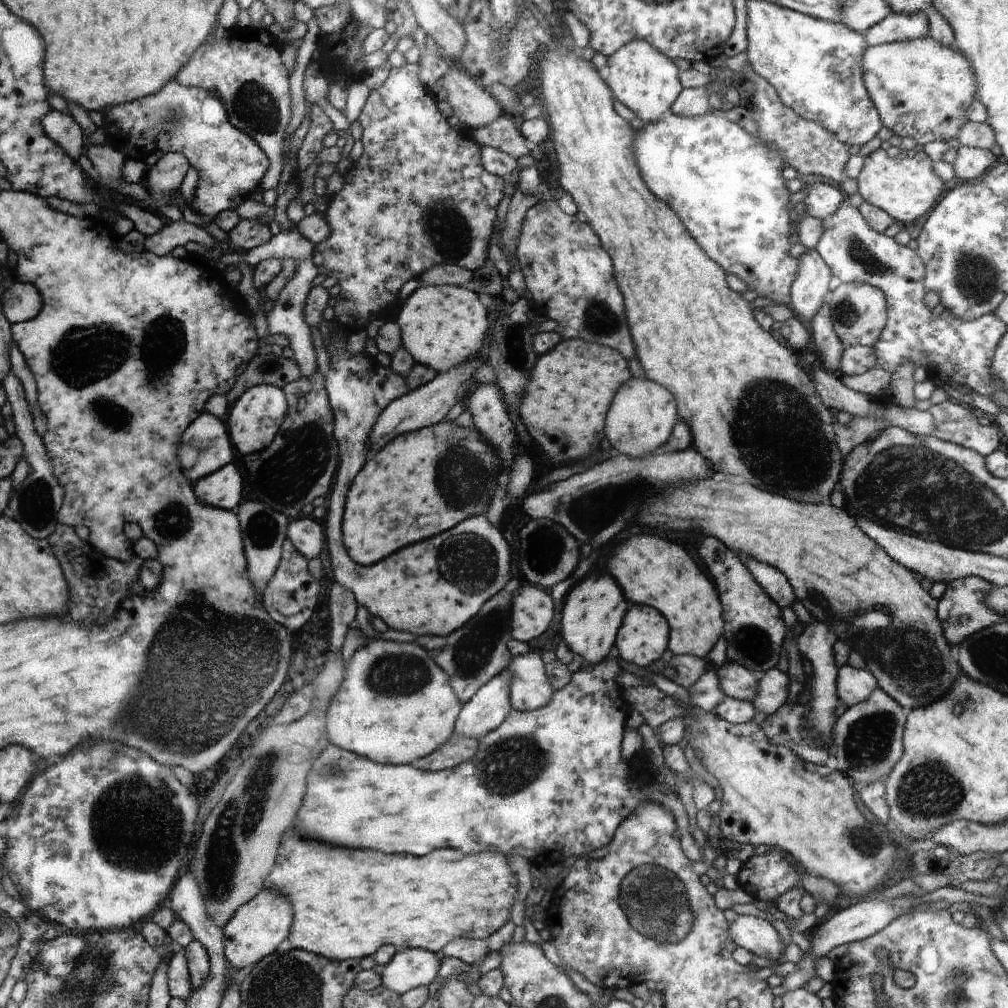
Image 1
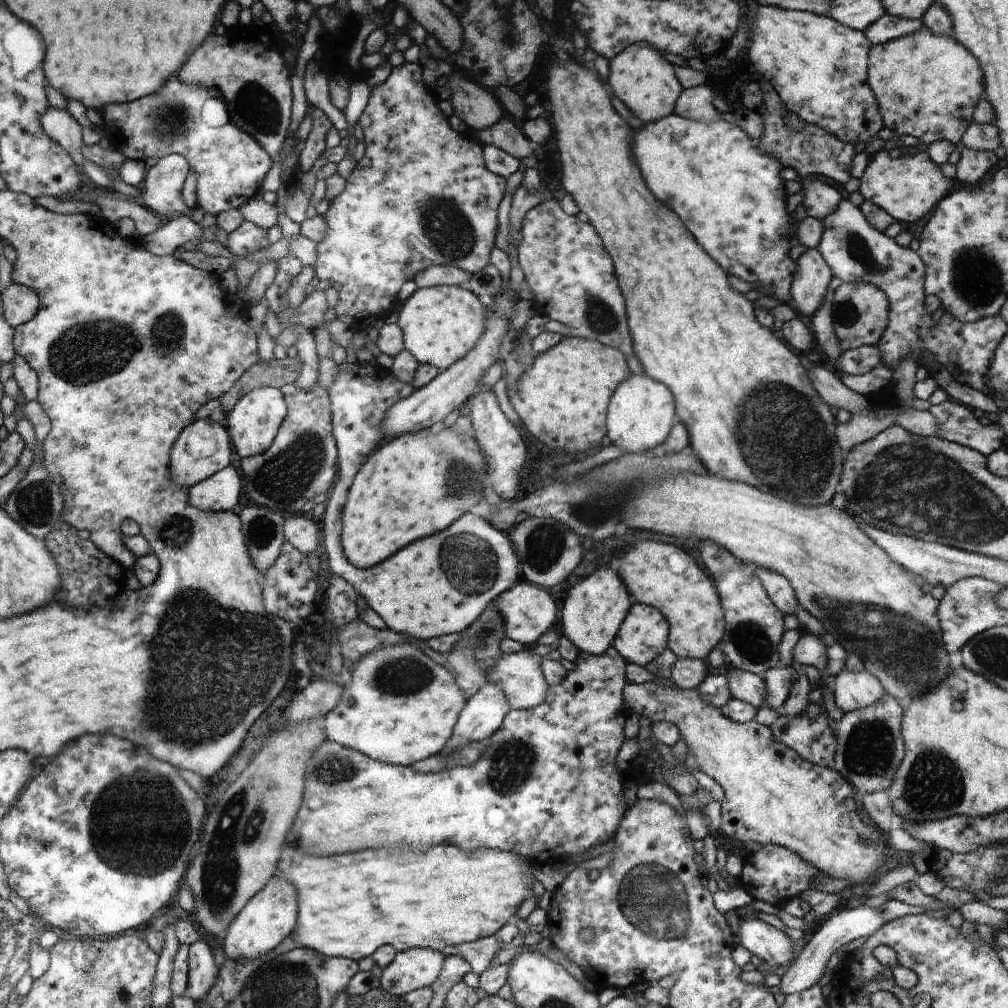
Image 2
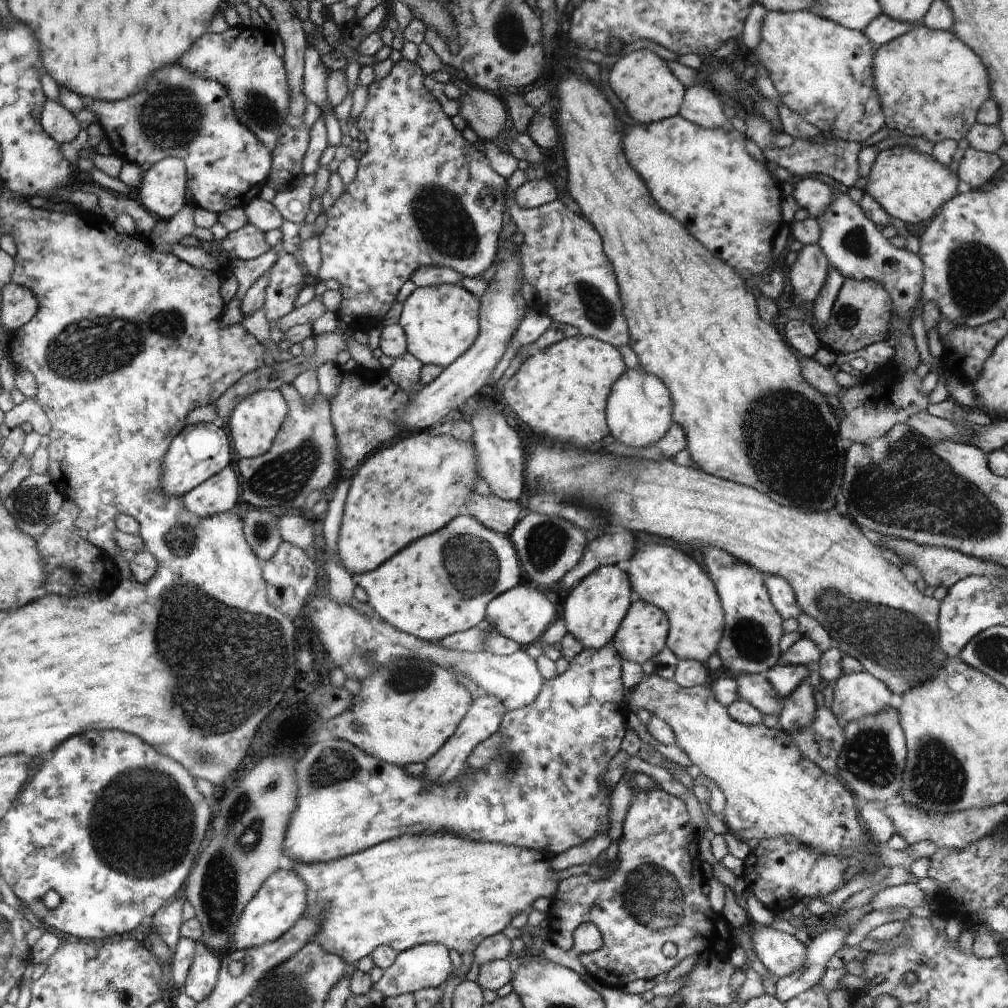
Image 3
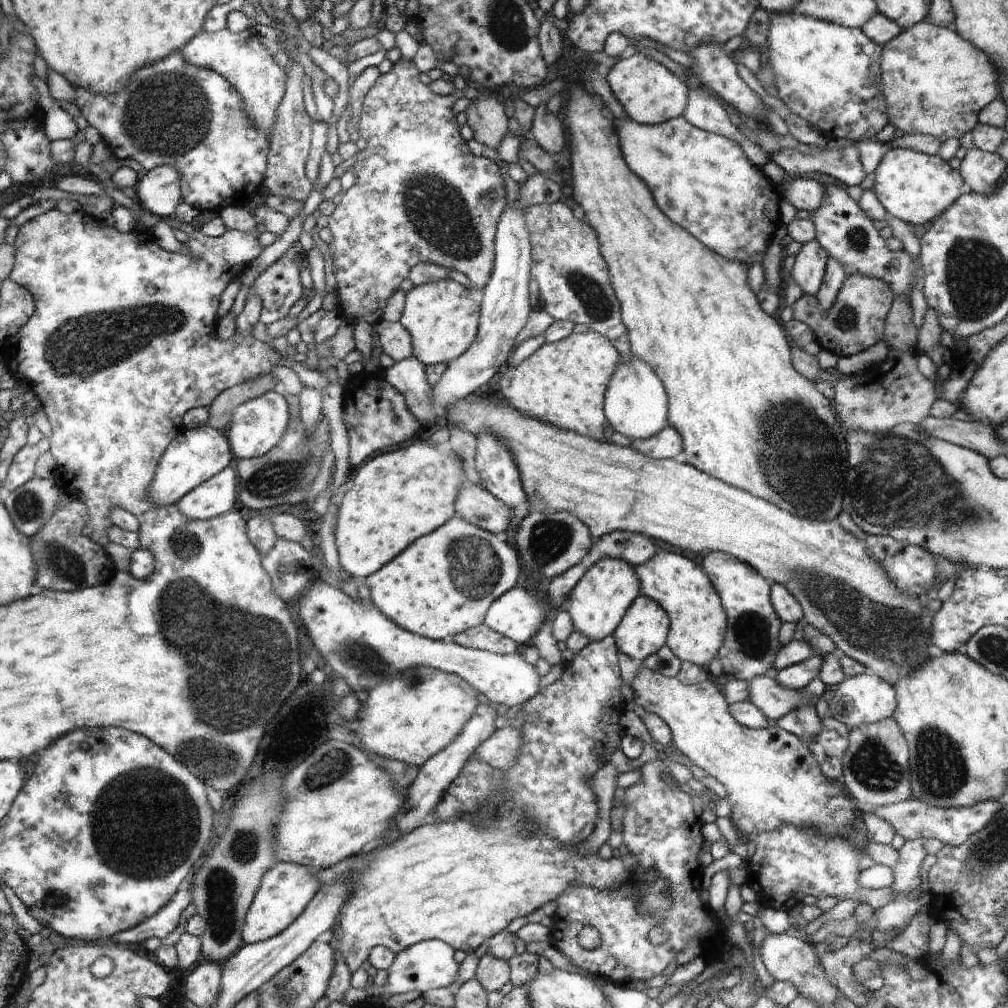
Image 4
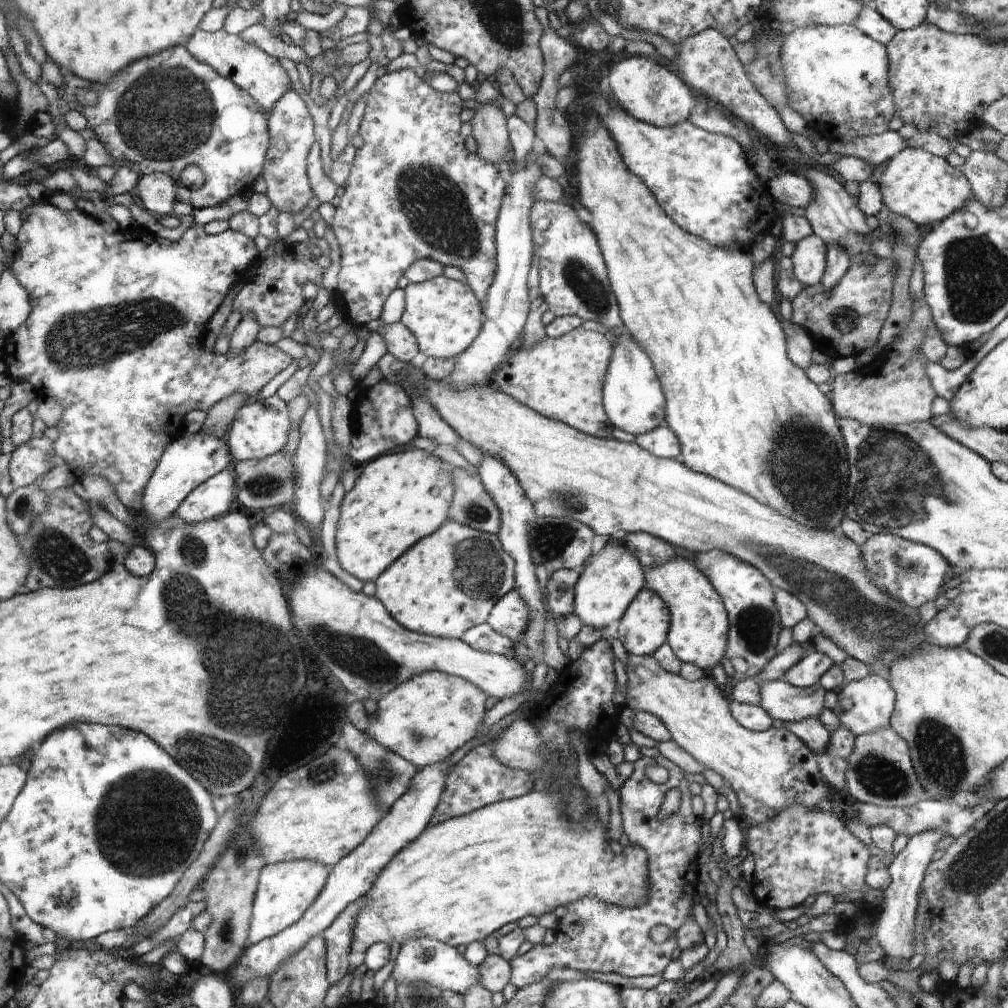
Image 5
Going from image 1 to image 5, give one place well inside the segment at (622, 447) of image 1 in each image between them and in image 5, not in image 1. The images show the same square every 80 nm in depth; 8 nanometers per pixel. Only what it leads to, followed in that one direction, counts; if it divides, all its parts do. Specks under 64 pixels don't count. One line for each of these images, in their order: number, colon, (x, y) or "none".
2: (641, 412)
3: (638, 412)
4: (635, 403)
5: (633, 399)

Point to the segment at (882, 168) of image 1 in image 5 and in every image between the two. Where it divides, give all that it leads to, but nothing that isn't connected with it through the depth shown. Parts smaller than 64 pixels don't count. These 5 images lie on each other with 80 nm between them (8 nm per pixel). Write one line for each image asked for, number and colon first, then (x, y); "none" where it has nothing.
2: (907, 187)
3: (912, 186)
4: (915, 187)
5: (925, 188)

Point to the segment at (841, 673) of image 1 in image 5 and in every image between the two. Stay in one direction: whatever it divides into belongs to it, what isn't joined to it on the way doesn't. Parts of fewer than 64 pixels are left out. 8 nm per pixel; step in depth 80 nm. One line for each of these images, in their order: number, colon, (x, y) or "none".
2: (852, 690)
3: (857, 695)
4: (864, 699)
5: (865, 706)

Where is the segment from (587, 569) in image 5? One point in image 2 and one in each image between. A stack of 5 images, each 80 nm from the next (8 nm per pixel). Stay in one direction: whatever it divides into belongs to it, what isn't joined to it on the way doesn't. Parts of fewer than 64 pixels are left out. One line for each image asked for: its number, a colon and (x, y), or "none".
2: (594, 610)
3: (595, 607)
4: (598, 602)

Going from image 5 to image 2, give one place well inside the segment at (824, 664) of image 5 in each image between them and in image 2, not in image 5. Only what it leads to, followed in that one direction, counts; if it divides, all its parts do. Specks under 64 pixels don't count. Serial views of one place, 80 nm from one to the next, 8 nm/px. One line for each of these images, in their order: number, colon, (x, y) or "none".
2: (778, 681)
3: (784, 678)
4: (797, 676)

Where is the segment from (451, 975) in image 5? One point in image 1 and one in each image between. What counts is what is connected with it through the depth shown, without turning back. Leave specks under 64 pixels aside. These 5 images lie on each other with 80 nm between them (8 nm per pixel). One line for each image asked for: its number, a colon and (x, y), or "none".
1: (410, 967)
2: (416, 968)
3: (427, 965)
4: (427, 965)

